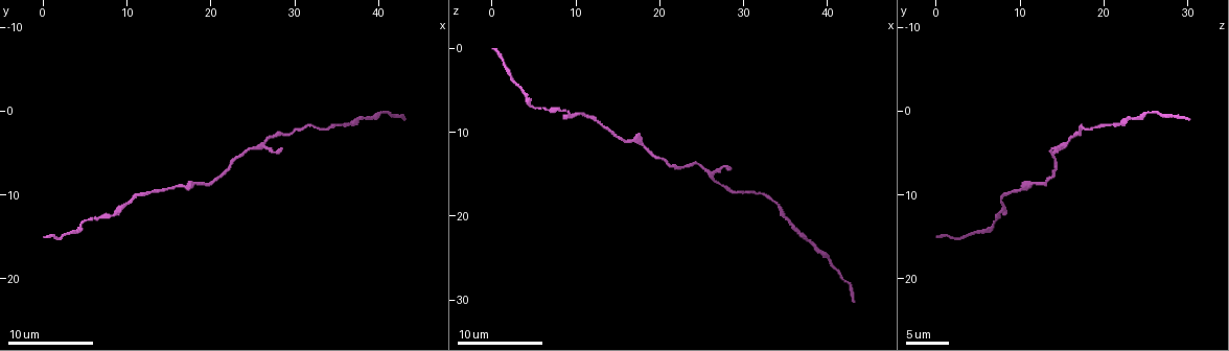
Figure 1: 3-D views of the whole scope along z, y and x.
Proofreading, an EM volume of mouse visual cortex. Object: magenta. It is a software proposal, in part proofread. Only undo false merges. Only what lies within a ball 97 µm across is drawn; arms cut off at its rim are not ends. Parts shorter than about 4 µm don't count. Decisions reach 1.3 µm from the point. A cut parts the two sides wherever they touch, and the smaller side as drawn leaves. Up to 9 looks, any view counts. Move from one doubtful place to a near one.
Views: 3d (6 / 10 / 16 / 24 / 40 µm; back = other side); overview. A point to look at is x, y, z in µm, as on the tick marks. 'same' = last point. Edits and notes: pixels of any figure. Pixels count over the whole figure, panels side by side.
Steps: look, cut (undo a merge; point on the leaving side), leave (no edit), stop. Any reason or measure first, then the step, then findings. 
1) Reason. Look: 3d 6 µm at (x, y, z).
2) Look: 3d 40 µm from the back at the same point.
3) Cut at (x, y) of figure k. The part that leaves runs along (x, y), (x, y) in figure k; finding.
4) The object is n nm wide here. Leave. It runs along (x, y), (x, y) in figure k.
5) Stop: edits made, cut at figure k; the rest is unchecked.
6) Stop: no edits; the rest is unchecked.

Thin neck. Look: 3d 10 µm at (38.2, 0.6, 23.4).

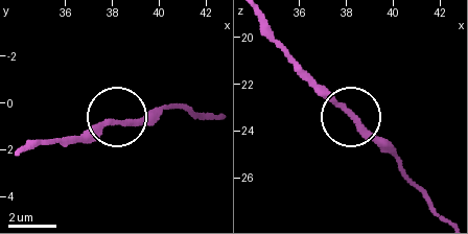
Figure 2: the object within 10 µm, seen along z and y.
Leave. It runs along (19, 148), (67, 144), (110, 124), (145, 120), (167, 109) in figure 2; all the same neuron.

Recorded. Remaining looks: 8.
Calibre changes. Look: 3d 6 µm at (16.6, 8.8, 11.2).

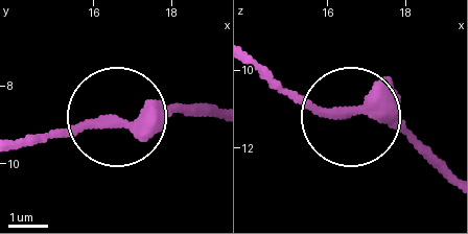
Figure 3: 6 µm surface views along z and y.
Leave. It runs along (442, 173), (382, 120), (293, 97), (265, 77) in figure 3; one neuron here.

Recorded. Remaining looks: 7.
Thin neck. Look: 3d 6 µm at (8.4, 12.2, 7.4).

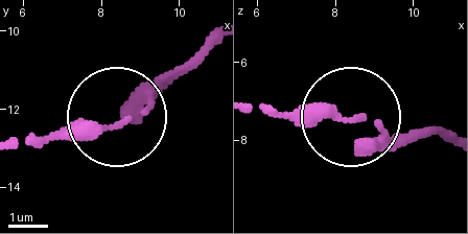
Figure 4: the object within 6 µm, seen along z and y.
Leave. It runs along (442, 139), (385, 133), (352, 113), (253, 113) in figure 4; one neuron here.

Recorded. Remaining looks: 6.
Sudden change in width. Look: 3d 6 µm at (12.4, 9.6, 8.8).

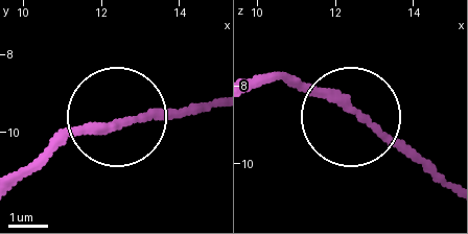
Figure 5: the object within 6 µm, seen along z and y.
Leave. It runs along (446, 188), (336, 104), (280, 82) in figure 5; one neuron here.

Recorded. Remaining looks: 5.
Stop: no edits; the rest is unchecked.

